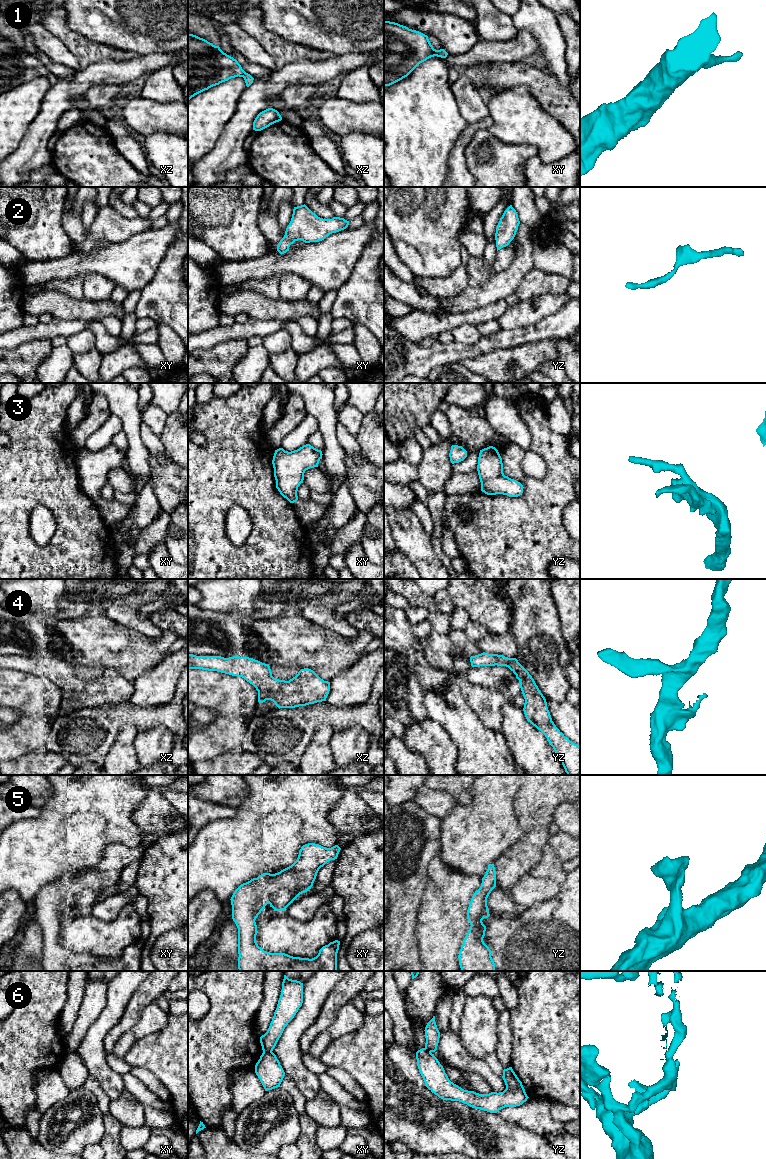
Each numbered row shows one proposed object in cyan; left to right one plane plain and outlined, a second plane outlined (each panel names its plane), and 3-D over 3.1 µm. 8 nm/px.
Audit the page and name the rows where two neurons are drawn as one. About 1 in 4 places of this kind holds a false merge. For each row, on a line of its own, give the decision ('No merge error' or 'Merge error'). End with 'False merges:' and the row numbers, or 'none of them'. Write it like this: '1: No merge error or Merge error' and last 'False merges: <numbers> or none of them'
1: No merge error
2: No merge error
3: No merge error
4: No merge error
5: No merge error
6: Merge error
False merges: 6

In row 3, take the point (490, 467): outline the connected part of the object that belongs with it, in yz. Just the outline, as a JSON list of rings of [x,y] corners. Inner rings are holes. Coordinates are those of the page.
[[[489,446],[480,450],[477,471],[481,491],[485,494],[503,494],[510,497],[522,495],[523,485],[504,475],[502,458],[495,447]]]

